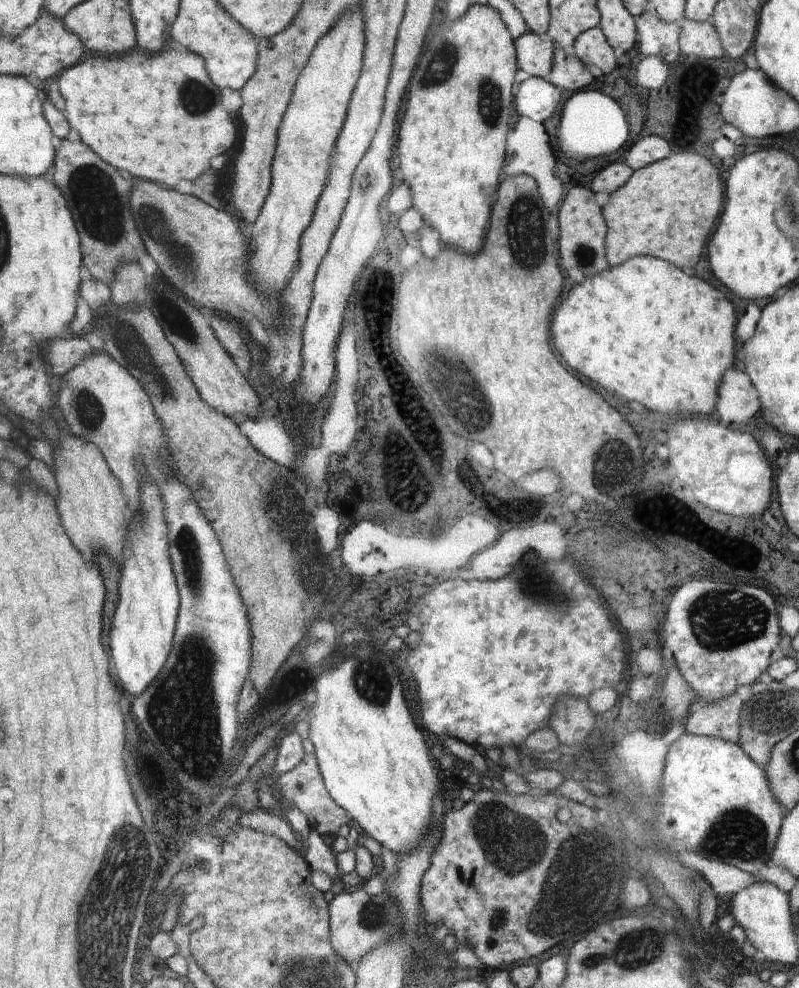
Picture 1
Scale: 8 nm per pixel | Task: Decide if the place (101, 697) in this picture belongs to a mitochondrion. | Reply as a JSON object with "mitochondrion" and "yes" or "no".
{"mitochondrion":"no"}

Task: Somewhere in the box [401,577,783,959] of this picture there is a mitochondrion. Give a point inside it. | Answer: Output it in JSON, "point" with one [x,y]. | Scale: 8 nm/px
{"point":[581,874]}

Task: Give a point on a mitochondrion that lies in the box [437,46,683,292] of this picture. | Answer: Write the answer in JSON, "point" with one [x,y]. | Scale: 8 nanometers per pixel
{"point":[525,230]}

